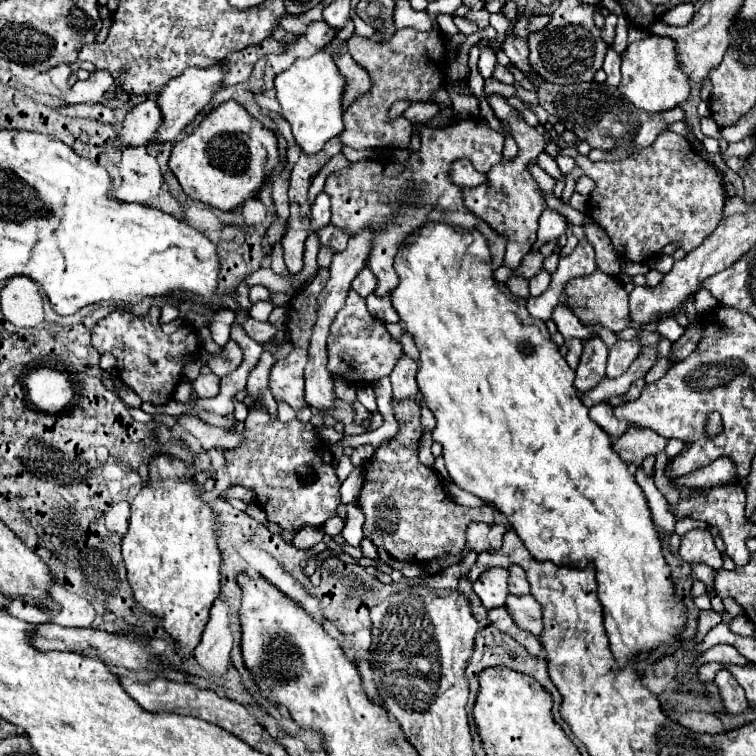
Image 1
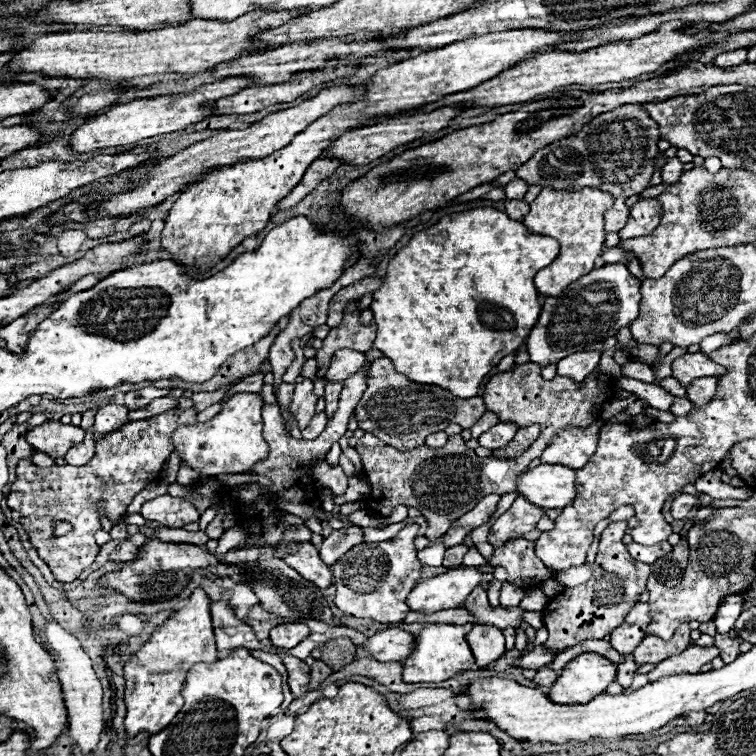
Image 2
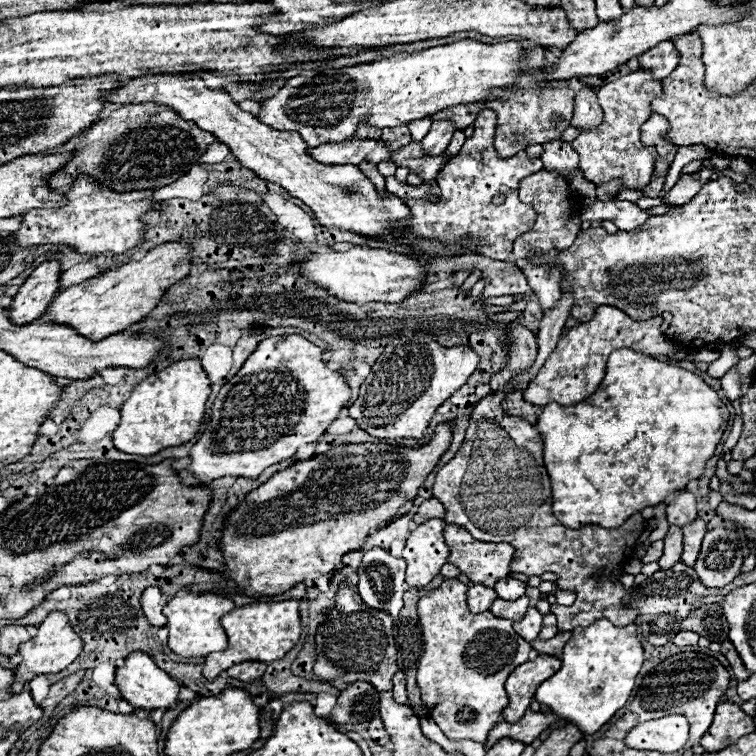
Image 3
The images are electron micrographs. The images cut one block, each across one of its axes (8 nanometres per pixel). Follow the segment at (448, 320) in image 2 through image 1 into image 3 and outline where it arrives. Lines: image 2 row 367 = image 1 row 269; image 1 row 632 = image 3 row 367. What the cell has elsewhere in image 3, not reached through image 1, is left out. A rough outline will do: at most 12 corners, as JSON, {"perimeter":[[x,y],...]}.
{"perimeter":[[630,348],[538,416],[554,516],[622,526],[704,474],[729,417]]}

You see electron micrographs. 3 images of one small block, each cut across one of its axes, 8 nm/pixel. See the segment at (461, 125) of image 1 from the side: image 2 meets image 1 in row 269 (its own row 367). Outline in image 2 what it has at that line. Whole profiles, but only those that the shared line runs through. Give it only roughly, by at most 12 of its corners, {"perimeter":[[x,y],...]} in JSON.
{"perimeter":[[370,364],[358,428],[400,452],[450,424],[472,428],[482,396],[412,384]]}

